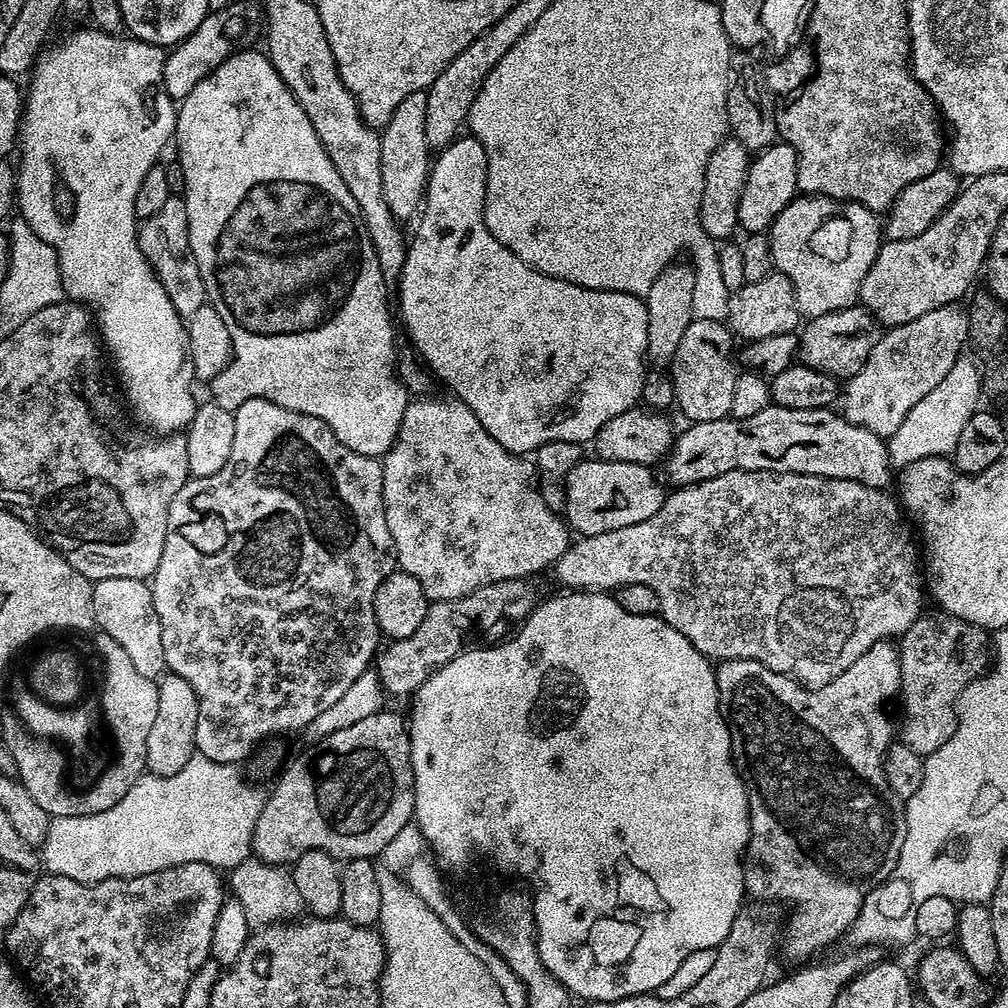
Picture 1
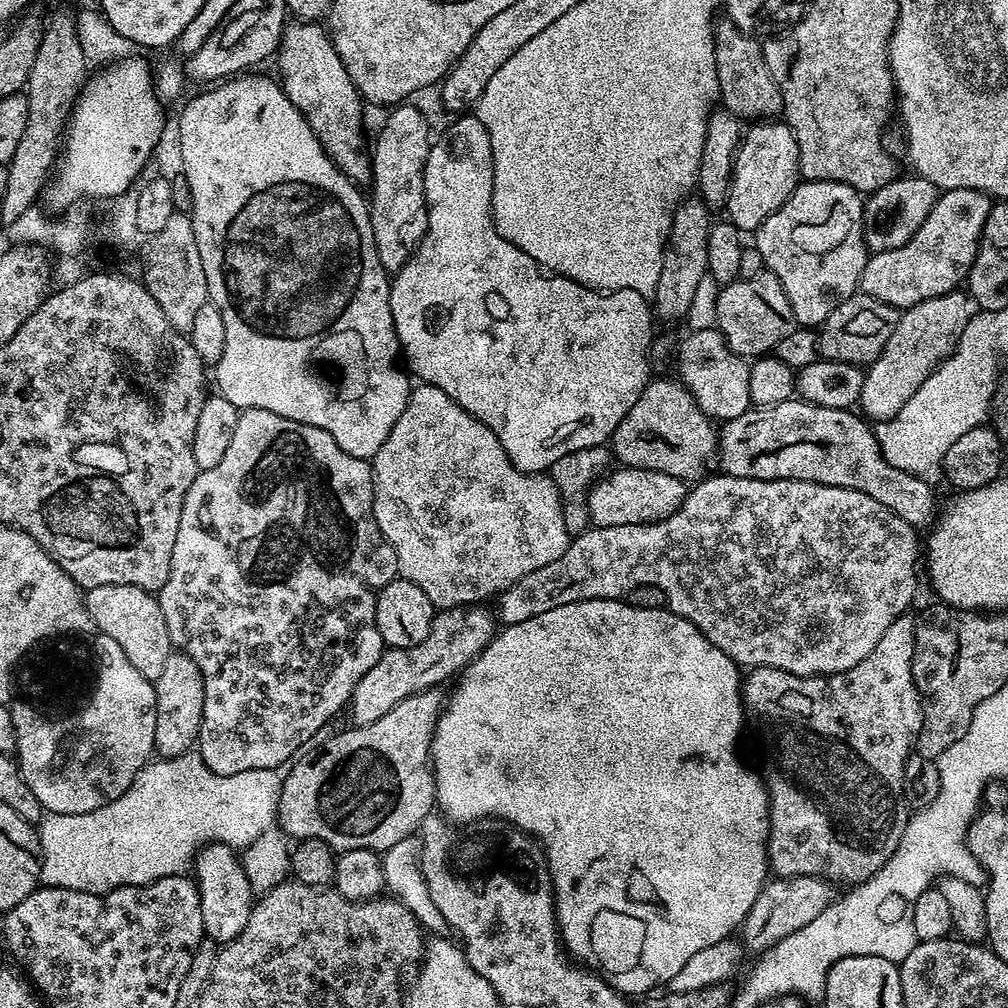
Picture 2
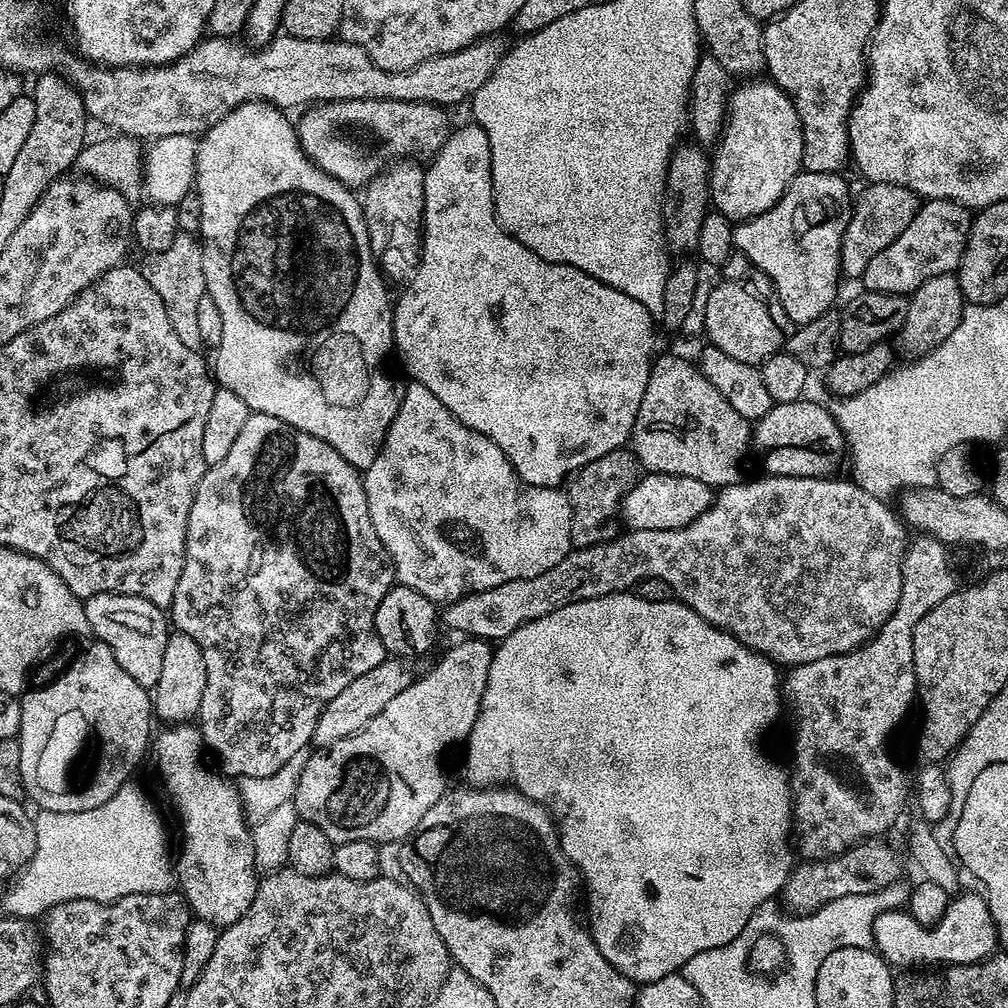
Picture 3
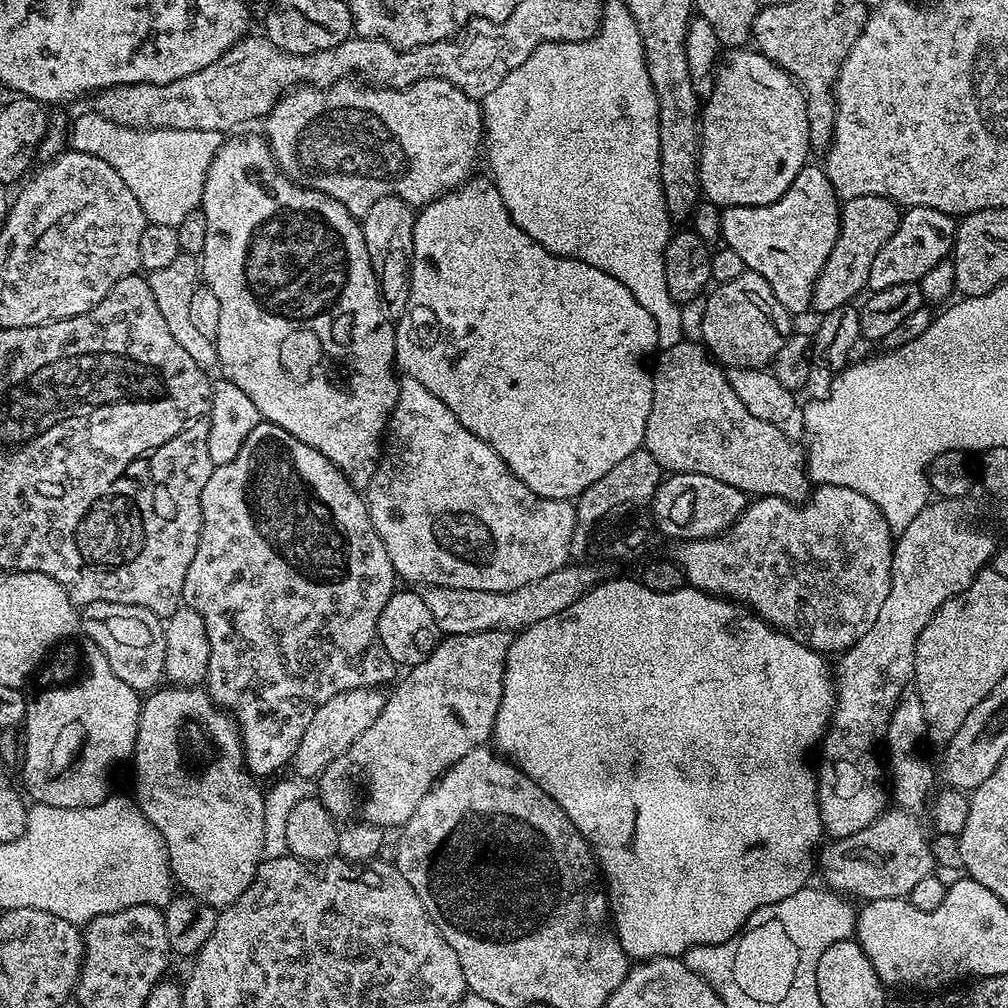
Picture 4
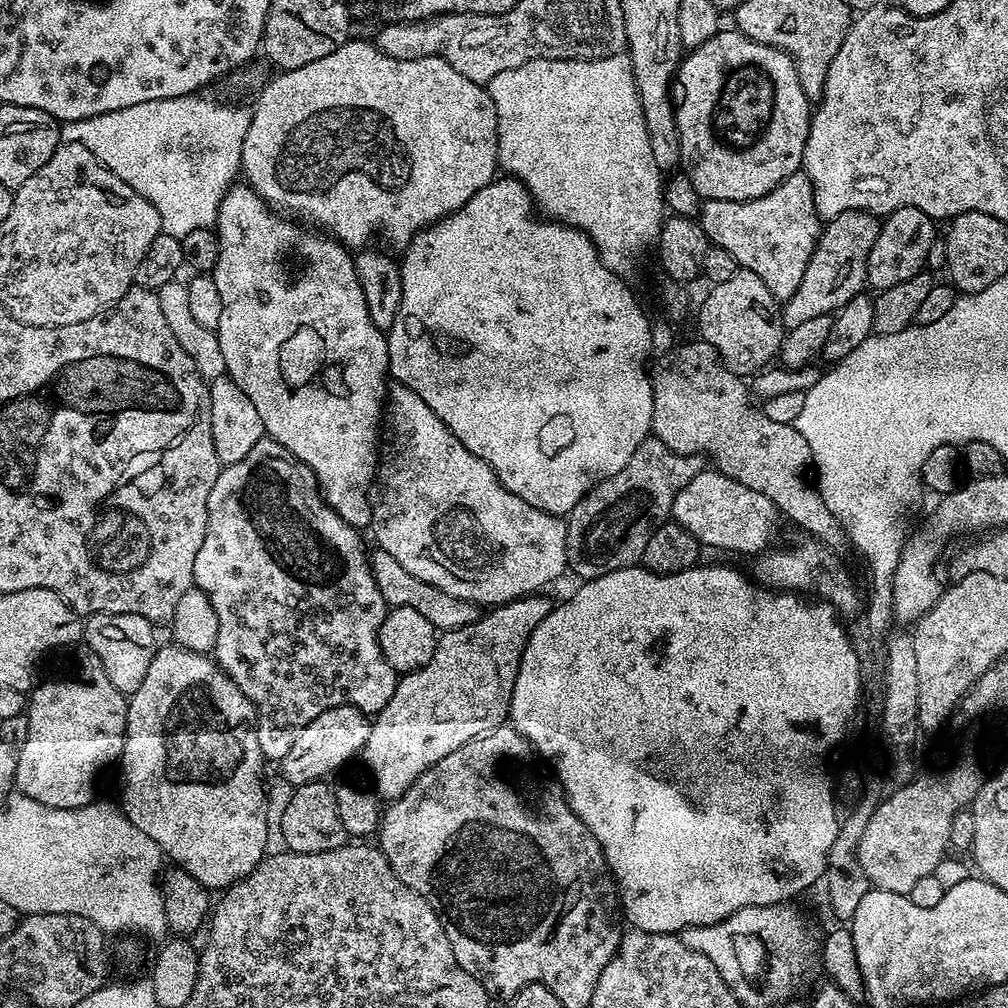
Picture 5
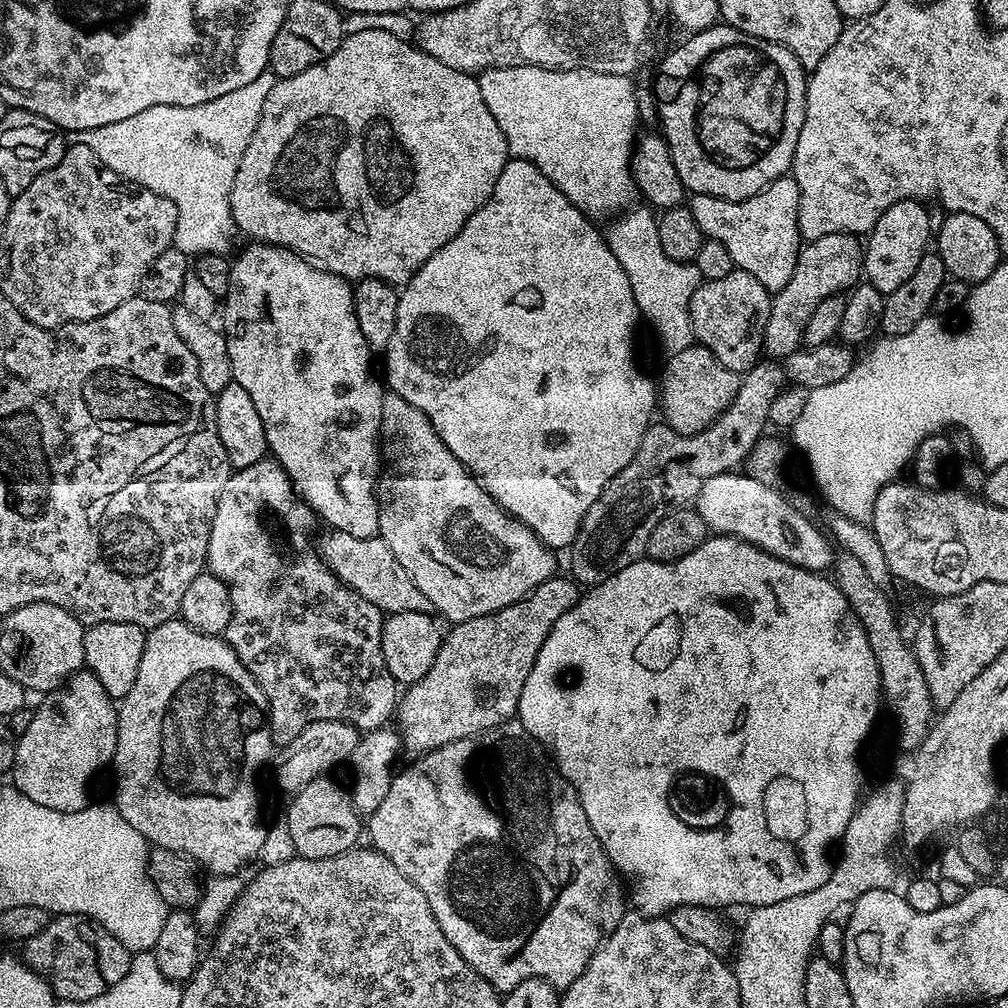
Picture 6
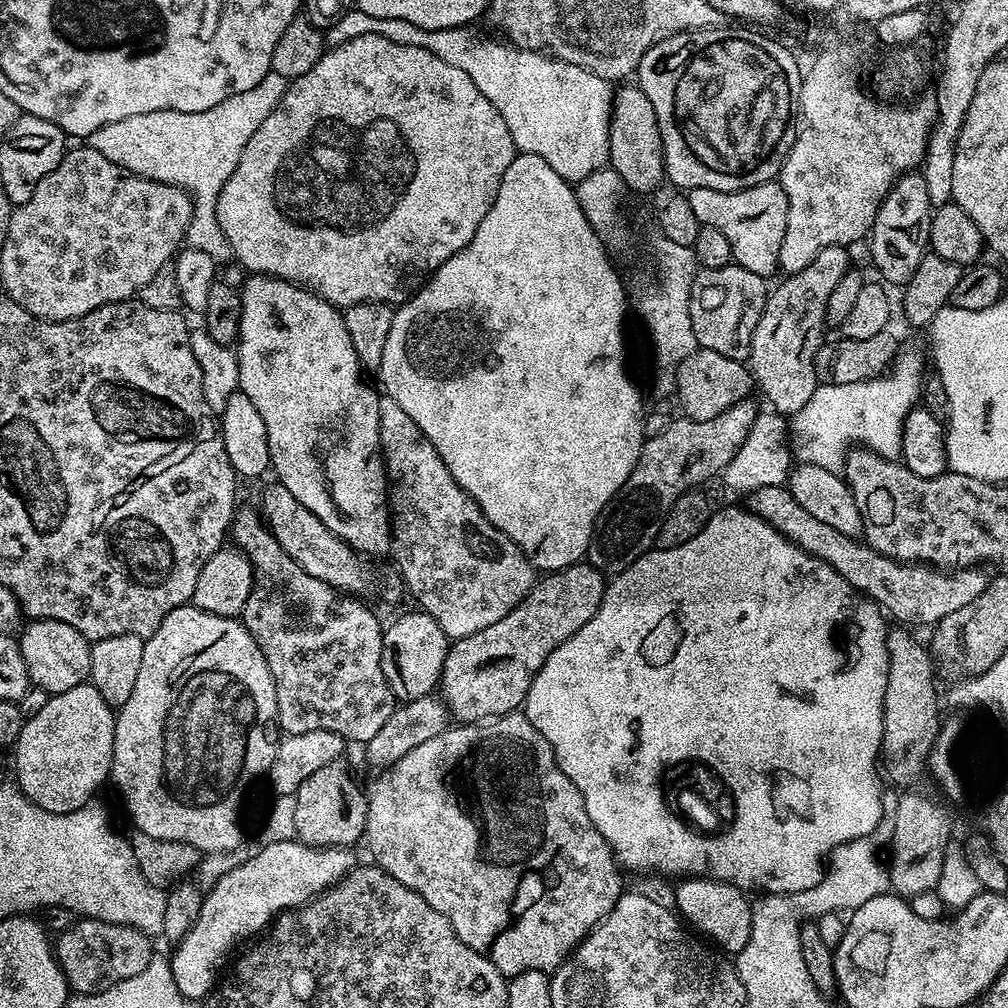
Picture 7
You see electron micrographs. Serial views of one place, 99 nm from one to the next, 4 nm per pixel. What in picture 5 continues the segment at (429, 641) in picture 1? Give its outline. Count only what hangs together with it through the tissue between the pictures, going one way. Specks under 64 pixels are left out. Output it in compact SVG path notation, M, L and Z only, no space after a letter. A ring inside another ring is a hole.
M353 704L334 706L318 714L318 718L307 724L298 738L294 738L294 746L290 746L290 751L278 761L279 775L292 784L294 789L315 780L324 780L331 772L338 771L347 760L352 760L355 756L357 759L363 753L371 729L369 717L359 712Z

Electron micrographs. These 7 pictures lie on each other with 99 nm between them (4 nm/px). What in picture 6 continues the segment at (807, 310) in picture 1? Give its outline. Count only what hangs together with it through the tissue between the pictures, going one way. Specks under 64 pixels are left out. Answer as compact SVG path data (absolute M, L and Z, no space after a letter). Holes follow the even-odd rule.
M791 174L780 176L765 186L761 192L745 200L714 198L710 194L693 195L691 200L690 207L694 214L694 222L698 222L698 226L707 239L717 240L722 242L722 246L726 246L730 258L734 258L739 271L754 274L754 278L758 278L758 282L762 282L762 286L769 294L780 292L782 286L786 286L786 282L790 282L802 247L802 237L798 226L800 195L798 194L798 182Z

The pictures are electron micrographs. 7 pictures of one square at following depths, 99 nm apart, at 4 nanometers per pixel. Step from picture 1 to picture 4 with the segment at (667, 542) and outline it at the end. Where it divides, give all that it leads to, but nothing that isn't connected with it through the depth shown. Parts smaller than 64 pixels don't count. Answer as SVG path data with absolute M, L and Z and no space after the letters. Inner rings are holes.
M819 485L803 502L783 500L777 496L761 496L753 499L743 514L731 524L726 532L719 536L708 536L705 540L685 540L677 543L674 559L684 572L685 581L691 587L709 592L711 596L723 596L725 600L739 602L752 609L773 628L787 632L795 640L800 640L816 652L839 654L854 646L870 626L874 626L874 618L878 618L878 610L882 610L882 602L886 602L886 594L890 594L890 570L892 569L892 546L894 533L886 522L882 510L866 498L866 494L858 494L858 490L846 490L846 486ZM569 562L564 567L554 570L554 574L546 574L546 578L538 578L538 582L530 582L526 586L518 586L505 592L490 590L462 590L450 586L428 586L422 595L426 607L434 618L438 630L444 636L458 634L478 634L482 630L523 630L534 622L542 622L542 618L550 618L550 614L558 614L566 610L578 598L586 595L598 583L598 575L588 562Z

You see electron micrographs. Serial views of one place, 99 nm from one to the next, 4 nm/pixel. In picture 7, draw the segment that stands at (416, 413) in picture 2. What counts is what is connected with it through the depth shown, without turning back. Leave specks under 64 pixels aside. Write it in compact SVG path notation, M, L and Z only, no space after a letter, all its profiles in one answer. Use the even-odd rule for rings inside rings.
M386 394L381 395L378 402L378 430L384 471L388 474L388 506L392 522L390 556L400 567L403 587L408 587L420 603L417 605L442 626L449 641L461 640L470 634L478 634L478 630L486 630L486 626L494 626L498 618L506 618L514 606L521 604L532 589L534 569L531 562L516 543L488 521L471 494L454 482L438 450L434 450L422 430L414 426L414 418Z

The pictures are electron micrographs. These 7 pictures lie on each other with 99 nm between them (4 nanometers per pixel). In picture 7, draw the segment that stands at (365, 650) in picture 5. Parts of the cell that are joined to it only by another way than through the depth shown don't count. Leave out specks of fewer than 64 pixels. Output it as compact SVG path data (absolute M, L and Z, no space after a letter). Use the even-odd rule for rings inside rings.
M241 507L232 519L230 540L252 563L254 579L252 593L246 602L242 619L246 630L258 642L274 678L278 694L278 723L281 733L293 736L306 730L330 730L345 741L367 742L382 730L386 718L396 708L396 695L382 674L382 642L384 628L380 620L363 604L363 599L337 592L326 582L306 574L294 558L282 550L268 531L259 511Z

